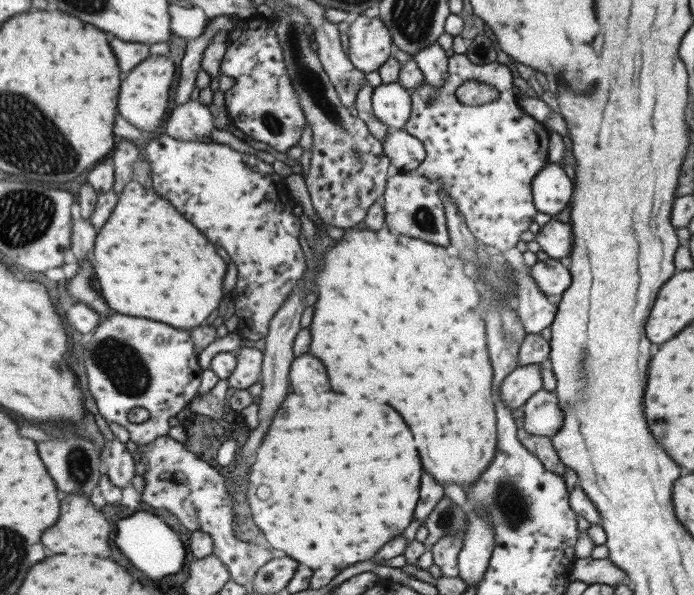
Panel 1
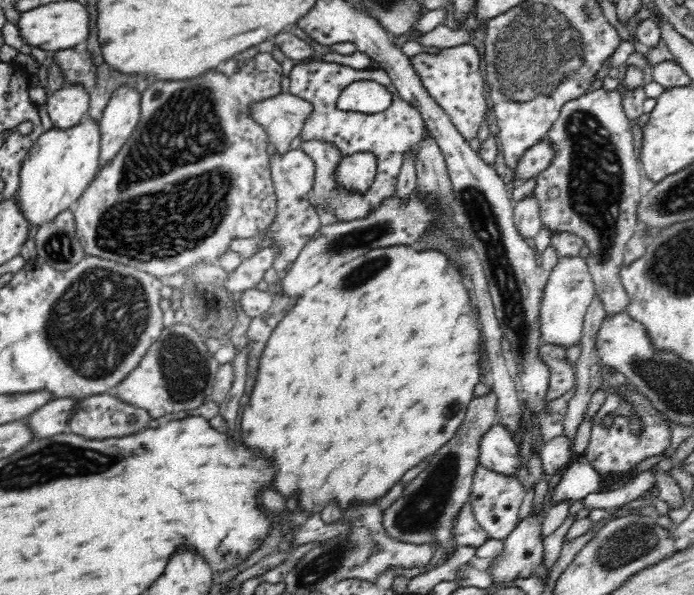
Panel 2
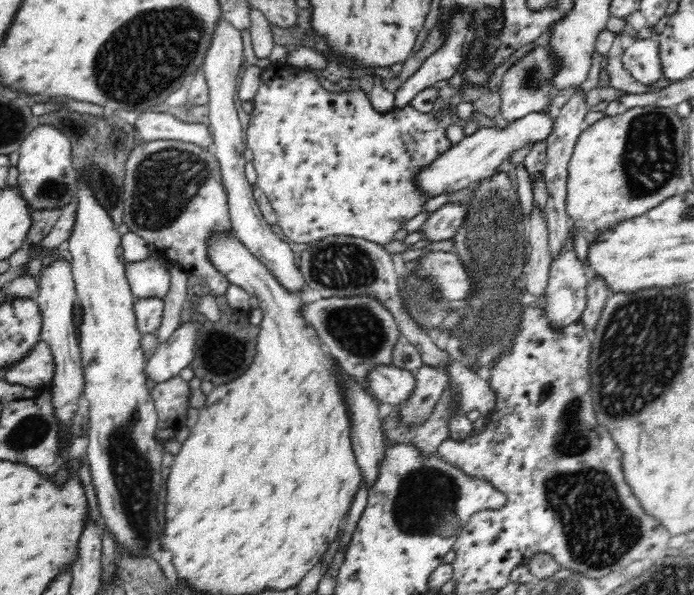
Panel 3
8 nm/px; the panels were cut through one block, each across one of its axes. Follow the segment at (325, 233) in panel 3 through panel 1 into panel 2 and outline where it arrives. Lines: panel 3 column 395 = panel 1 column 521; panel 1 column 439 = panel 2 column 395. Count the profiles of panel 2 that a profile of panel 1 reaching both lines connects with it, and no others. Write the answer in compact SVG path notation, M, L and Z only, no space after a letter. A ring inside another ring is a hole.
M320 61L307 65L296 65L287 76L290 78L287 92L311 104L310 116L306 118L302 132L300 132L302 144L311 141L328 143L336 148L342 157L357 153L370 153L374 155L376 163L375 178L370 191L366 194L343 192L342 189L334 186L333 181L333 191L338 195L336 198L338 206L330 208L330 190L324 190L324 188L330 188L328 176L326 176L326 180L322 180L320 174L316 174L316 182L312 186L309 199L316 201L320 208L332 213L337 220L352 221L370 216L374 212L374 206L395 196L397 179L402 170L401 166L406 160L406 154L417 156L423 143L427 142L425 139L434 138L418 107L400 96L390 75L383 68L354 69L334 62ZM362 79L379 82L388 90L391 94L391 103L386 110L362 115L360 112L348 112L338 108L337 100L342 89L350 82Z

